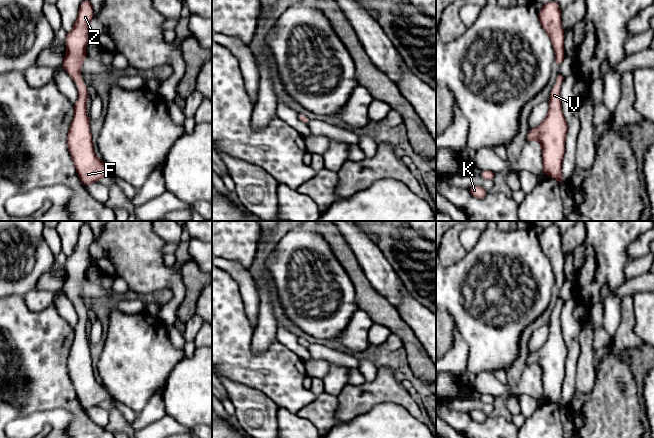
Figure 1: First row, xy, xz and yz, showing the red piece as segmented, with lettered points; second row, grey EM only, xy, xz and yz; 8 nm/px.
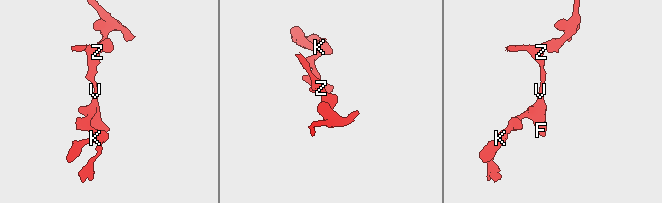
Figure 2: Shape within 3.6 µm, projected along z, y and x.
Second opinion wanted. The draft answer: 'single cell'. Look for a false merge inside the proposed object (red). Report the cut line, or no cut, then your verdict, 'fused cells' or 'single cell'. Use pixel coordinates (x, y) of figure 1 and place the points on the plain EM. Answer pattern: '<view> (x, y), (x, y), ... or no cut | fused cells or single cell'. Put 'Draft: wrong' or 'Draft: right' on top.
Draft: right
no cut | single cell

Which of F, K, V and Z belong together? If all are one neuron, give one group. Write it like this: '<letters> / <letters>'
F K V Z

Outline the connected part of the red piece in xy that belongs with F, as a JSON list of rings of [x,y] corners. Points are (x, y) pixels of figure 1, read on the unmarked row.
[[[85,223],[80,229],[72,254],[66,258],[66,280],[62,287],[62,292],[73,302],[79,313],[67,367],[77,397],[85,410],[111,398],[104,386],[94,377],[90,345],[86,335],[88,316],[80,298],[82,287],[86,283],[85,271],[92,264],[89,252],[92,242],[93,231],[89,223]]]

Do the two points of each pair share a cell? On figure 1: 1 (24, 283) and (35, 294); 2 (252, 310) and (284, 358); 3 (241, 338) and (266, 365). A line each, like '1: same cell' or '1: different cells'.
1: different cells
2: different cells
3: same cell

